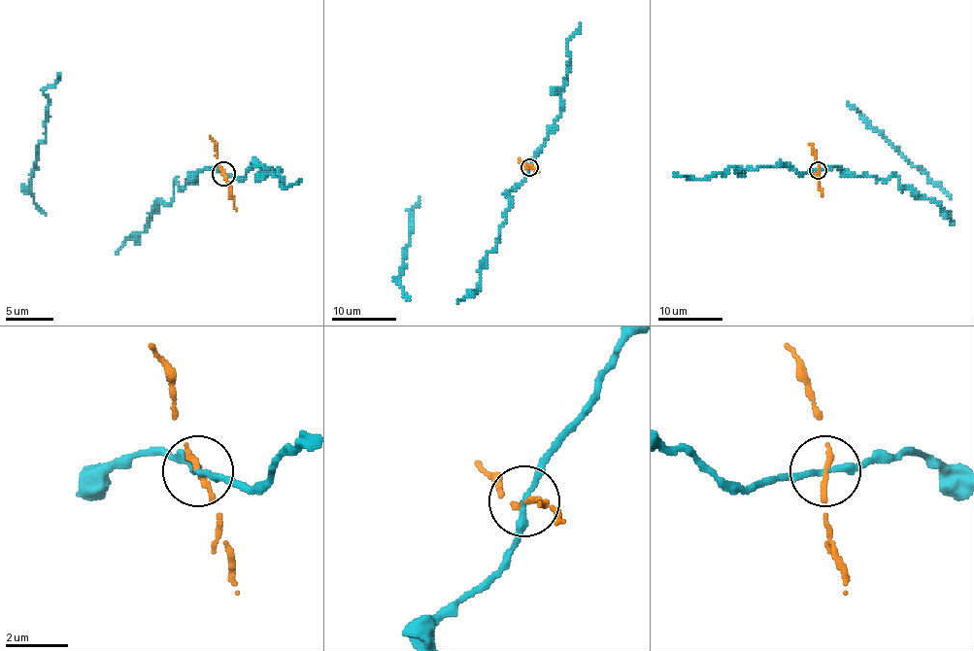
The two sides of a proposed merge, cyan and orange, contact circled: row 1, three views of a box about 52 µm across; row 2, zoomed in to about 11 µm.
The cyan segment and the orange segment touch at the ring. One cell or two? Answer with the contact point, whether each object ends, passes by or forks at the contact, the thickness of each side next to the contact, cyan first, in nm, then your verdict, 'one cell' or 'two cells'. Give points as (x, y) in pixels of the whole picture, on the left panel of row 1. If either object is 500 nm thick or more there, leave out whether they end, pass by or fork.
place (223, 174); cyan passes by; orange ends; calibres 190 and 220 nm; two cells

